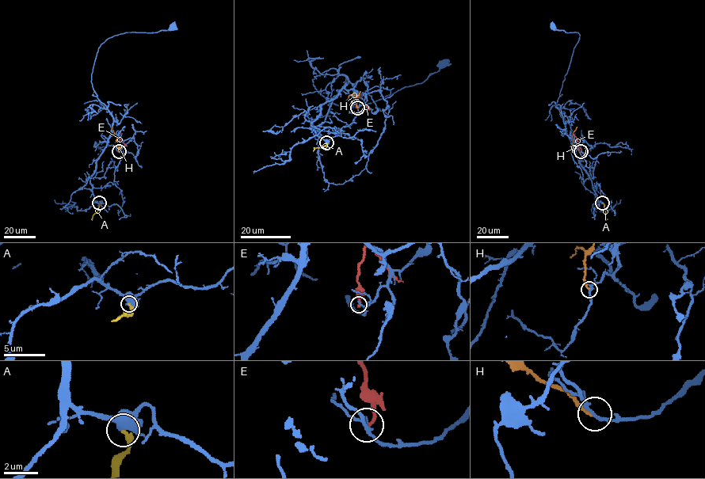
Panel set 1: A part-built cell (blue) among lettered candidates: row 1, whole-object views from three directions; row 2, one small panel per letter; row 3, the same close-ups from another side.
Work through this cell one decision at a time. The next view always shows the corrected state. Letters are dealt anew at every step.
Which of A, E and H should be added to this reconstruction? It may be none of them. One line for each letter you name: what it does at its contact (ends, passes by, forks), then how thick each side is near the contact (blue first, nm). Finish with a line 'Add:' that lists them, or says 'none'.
Add: none

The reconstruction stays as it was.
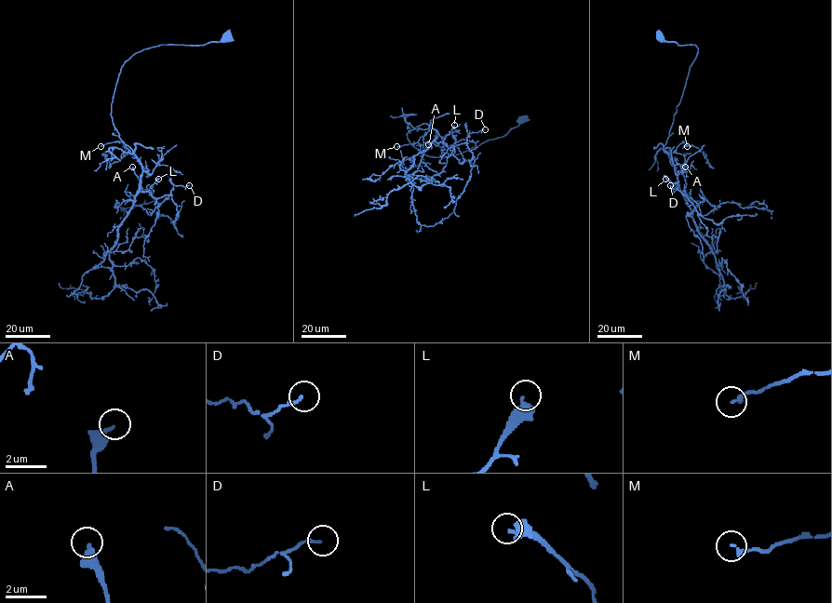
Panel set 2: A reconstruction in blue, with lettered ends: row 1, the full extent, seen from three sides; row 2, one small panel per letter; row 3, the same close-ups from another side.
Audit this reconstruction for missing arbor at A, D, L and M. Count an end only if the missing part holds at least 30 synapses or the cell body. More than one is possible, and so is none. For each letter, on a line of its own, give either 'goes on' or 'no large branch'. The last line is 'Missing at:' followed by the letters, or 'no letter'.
A: no large branch
D: no large branch
L: no large branch
M: no large branch
Missing at: no letter

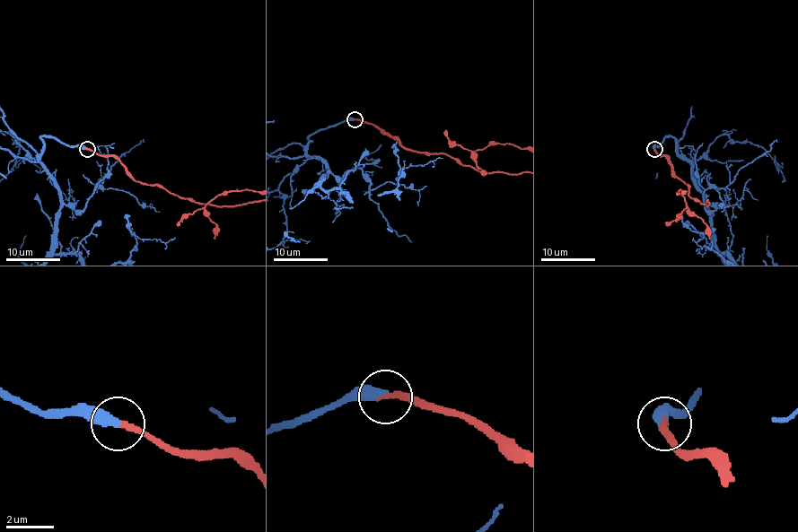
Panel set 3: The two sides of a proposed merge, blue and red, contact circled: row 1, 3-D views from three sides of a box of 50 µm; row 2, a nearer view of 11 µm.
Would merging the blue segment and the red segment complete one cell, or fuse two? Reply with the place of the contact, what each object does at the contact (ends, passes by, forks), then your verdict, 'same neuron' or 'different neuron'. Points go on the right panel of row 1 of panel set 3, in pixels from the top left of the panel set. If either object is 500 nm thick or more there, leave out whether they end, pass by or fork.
at (654, 149); blue ends there; red ends there; same neuron

